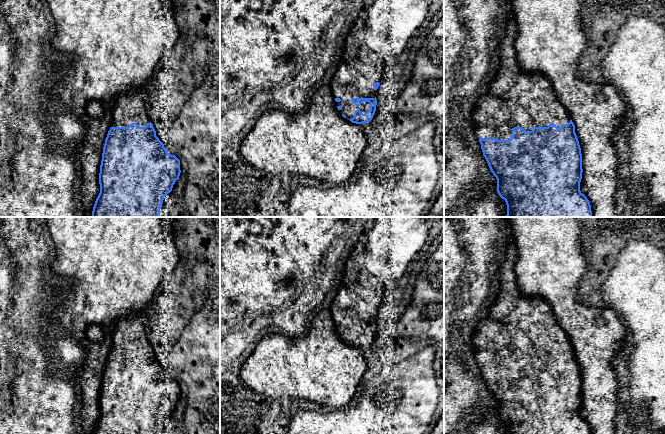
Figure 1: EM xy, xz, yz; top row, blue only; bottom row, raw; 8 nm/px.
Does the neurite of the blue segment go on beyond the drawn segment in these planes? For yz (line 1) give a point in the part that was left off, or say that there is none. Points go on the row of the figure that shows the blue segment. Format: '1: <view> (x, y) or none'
1: yz (516, 99)

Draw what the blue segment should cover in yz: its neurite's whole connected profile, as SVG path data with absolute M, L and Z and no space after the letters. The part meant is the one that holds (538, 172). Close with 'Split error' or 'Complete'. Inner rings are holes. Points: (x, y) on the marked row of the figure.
M507 0L507 9L507 34L498 46L498 71L490 90L479 98L472 112L483 156L497 179L497 192L507 205L506 217L592 217L590 202L580 191L582 154L575 125L548 78L539 73L521 71L515 51L517 28L511 0Z. Split error

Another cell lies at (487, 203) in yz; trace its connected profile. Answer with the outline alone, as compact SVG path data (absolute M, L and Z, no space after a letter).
M484 171L478 182L472 186L471 194L475 197L469 201L468 213L470 217L506 217L507 205L497 192L497 179L490 171Z

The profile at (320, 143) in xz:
M330 83L312 93L309 107L304 111L266 111L239 142L242 158L254 169L272 174L296 173L340 184L353 173L359 158L367 147L368 139L361 124L352 123L339 113Z

